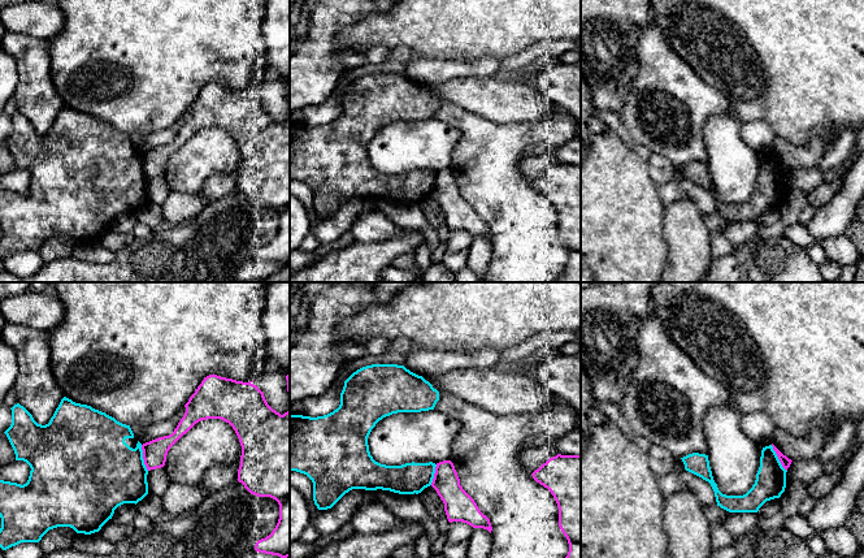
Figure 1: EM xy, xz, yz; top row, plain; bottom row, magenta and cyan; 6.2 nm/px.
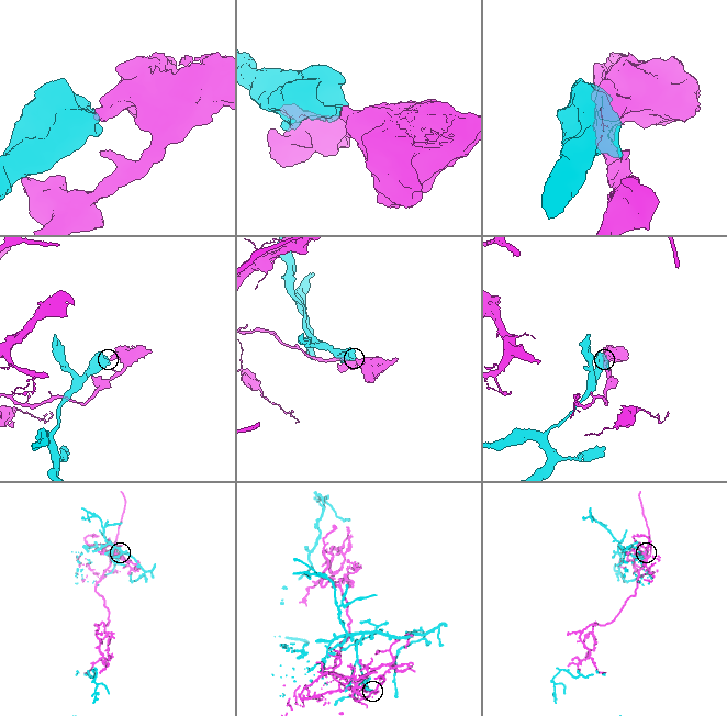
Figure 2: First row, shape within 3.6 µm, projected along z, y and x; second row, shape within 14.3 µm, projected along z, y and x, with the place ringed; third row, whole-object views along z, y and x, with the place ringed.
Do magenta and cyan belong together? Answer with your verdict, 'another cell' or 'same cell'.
another cell

